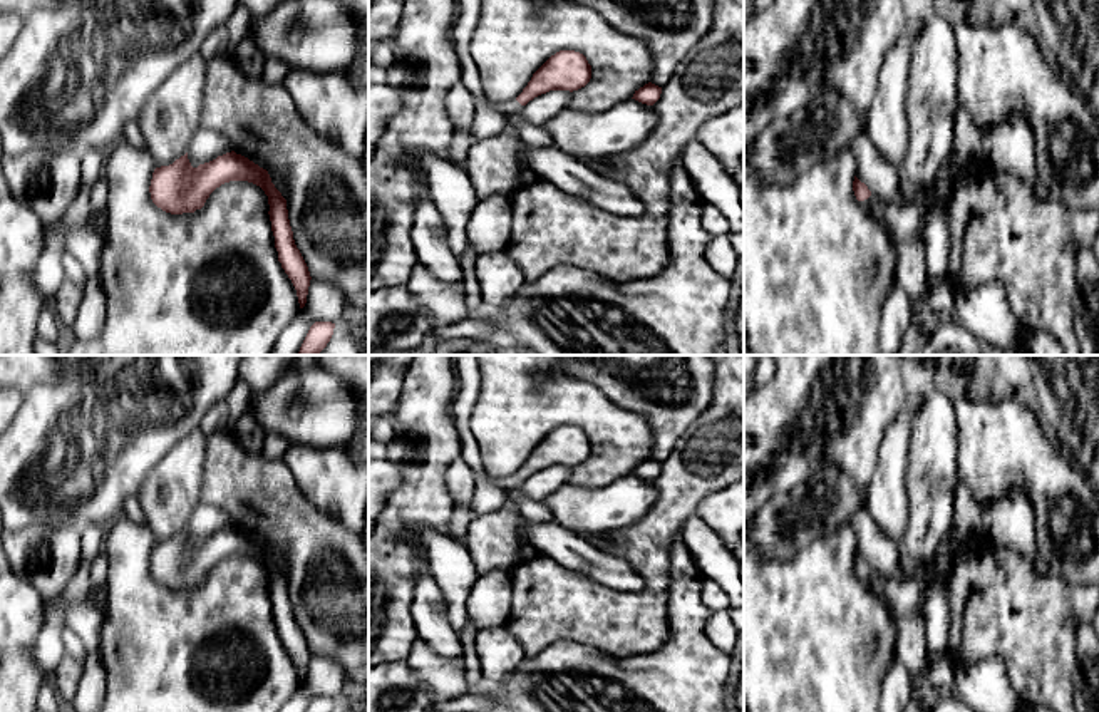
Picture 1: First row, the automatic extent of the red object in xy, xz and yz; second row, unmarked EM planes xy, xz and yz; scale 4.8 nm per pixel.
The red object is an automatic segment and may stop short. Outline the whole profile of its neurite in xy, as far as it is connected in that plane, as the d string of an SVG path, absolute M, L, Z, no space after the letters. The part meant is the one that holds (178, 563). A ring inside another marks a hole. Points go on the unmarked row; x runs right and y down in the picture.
M235 526L193 543L186 528L173 539L154 544L149 568L152 578L166 588L194 588L204 581L206 575L216 563L230 556L253 558L268 571L268 590L278 637L292 655L300 684L303 684L312 652L293 615L286 575L275 563L266 544Z

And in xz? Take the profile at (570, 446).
M560 426L551 431L531 452L523 467L508 477L493 479L493 482L509 493L521 486L534 472L550 466L578 466L591 454L591 441L586 432L575 426Z

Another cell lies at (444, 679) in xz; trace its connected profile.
M419 637L409 652L407 663L436 702L456 699L471 690L462 658L444 658Z

